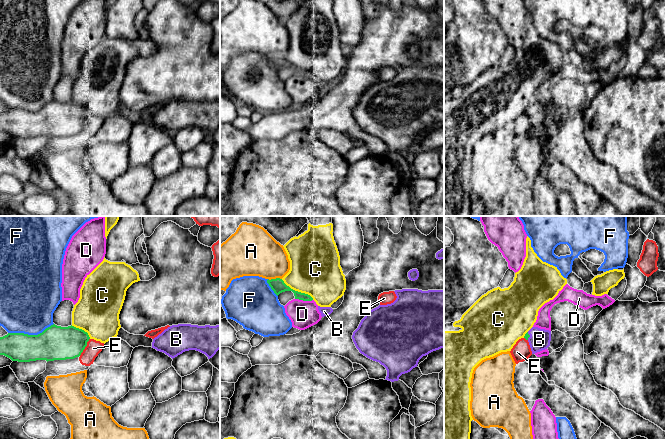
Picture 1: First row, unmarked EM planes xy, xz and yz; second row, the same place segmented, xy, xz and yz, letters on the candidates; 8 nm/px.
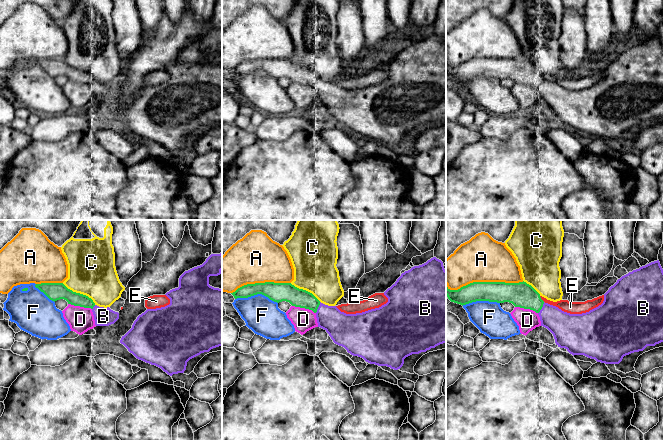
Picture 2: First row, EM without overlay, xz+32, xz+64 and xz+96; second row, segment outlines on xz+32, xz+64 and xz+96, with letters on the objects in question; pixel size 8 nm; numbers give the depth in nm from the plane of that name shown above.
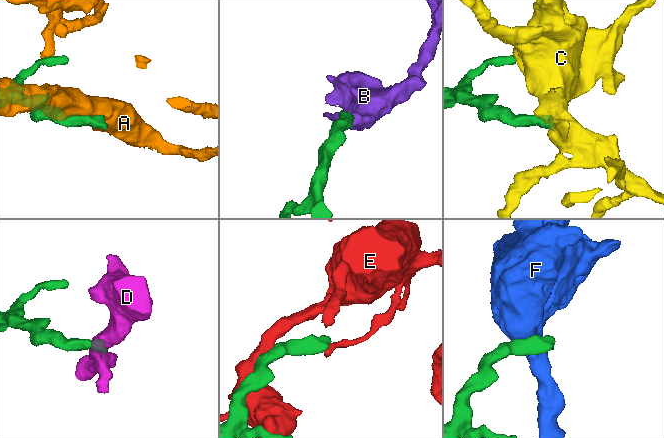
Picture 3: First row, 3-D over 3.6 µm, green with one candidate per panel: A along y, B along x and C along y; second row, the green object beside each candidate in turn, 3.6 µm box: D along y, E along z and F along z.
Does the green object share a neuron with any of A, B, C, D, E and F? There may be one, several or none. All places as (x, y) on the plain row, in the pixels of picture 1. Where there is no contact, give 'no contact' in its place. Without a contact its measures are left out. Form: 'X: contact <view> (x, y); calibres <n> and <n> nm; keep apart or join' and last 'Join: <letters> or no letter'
A: contact xz (274, 55); calibres 110 and 360 nm; keep apart
B: contact yz (529, 112); calibres 40 and 170 nm; join
C: contact xz (297, 67); calibres 110 and 400 nm; keep apart
D: contact xz (304, 76); calibres 110 and 220 nm; keep apart
E: contact xy (85, 122); calibres 280 and 120 nm; keep apart
F: contact xy (30, 111); calibres 280 and 440 nm; keep apart
Join: B

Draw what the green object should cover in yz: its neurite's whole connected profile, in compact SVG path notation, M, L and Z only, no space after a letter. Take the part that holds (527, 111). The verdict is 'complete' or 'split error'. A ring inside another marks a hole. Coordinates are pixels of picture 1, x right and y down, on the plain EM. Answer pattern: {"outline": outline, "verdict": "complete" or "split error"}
{"outline": "M532 103L524 114L529 118L532 130L535 130L550 122L551 107Z", "verdict": "split error"}

